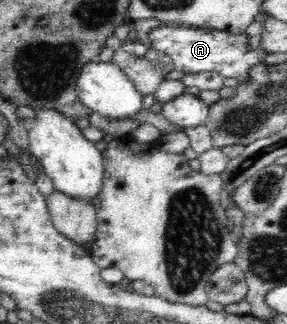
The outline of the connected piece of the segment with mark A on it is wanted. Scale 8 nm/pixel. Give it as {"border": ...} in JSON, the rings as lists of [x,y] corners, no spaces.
{"border":[[[162,25],[153,28],[148,34],[150,46],[168,55],[173,62],[173,68],[182,70],[185,74],[198,74],[202,71],[219,72],[225,79],[236,78],[238,82],[251,81],[250,70],[260,64],[268,55],[268,51],[260,46],[248,49],[247,34],[232,34],[226,30],[194,28],[176,25]]]}

